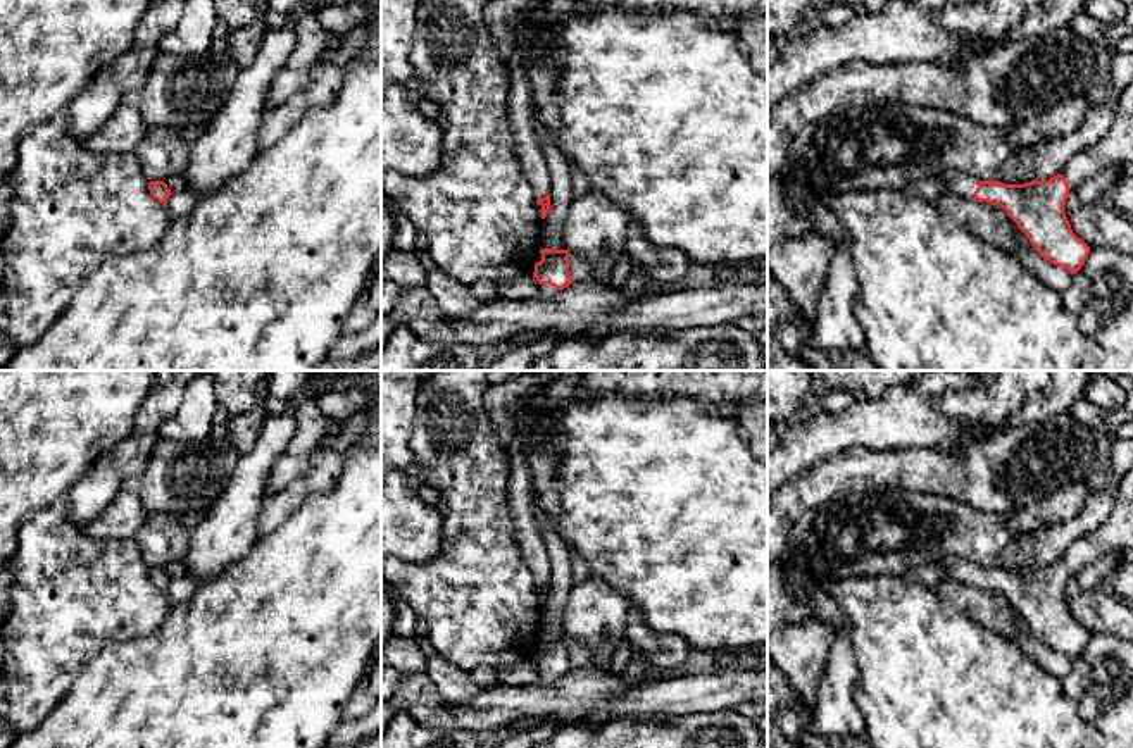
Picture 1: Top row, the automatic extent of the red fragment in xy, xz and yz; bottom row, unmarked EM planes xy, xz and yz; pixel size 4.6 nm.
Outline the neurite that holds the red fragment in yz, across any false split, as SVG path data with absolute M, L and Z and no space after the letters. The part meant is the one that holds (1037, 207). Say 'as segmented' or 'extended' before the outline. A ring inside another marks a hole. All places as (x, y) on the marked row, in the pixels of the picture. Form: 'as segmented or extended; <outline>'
extended; M1133 81L1116 97L1116 110L1107 134L1093 146L1071 157L1062 172L1047 181L1004 184L980 181L957 169L936 178L947 193L1002 207L1026 234L1036 252L1054 265L1076 274L1088 259L1090 246L1078 238L1064 205L1071 188L1100 171L1123 172L1133 162Z

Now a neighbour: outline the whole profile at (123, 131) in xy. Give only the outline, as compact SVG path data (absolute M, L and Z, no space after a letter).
M121 103L100 129L83 138L81 143L93 152L133 153L145 129L147 124L140 110Z

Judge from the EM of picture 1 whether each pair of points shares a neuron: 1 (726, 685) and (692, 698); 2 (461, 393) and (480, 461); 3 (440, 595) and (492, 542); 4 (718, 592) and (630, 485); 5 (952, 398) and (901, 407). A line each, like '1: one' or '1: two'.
1: one
2: one
3: one
4: one
5: two

